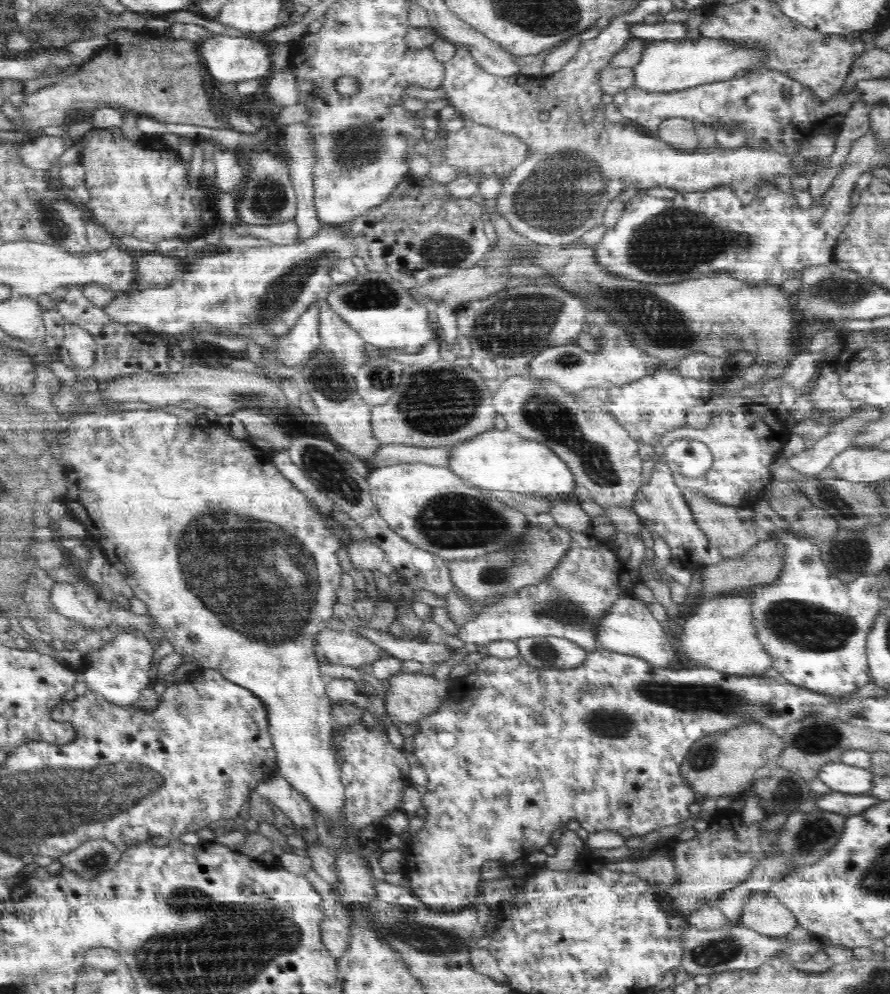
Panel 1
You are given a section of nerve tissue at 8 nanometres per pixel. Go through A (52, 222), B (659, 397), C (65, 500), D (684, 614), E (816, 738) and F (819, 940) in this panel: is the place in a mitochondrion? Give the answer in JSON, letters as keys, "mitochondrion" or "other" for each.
{"A":"mitochondrion","B":"other","C":"other","D":"other","E":"mitochondrion","F":"other"}

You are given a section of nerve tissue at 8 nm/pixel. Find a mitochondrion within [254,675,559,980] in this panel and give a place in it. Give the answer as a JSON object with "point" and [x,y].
{"point":[436,940]}

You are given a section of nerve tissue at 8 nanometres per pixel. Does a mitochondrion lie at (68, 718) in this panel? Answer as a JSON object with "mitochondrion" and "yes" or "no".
{"mitochondrion":"no"}

